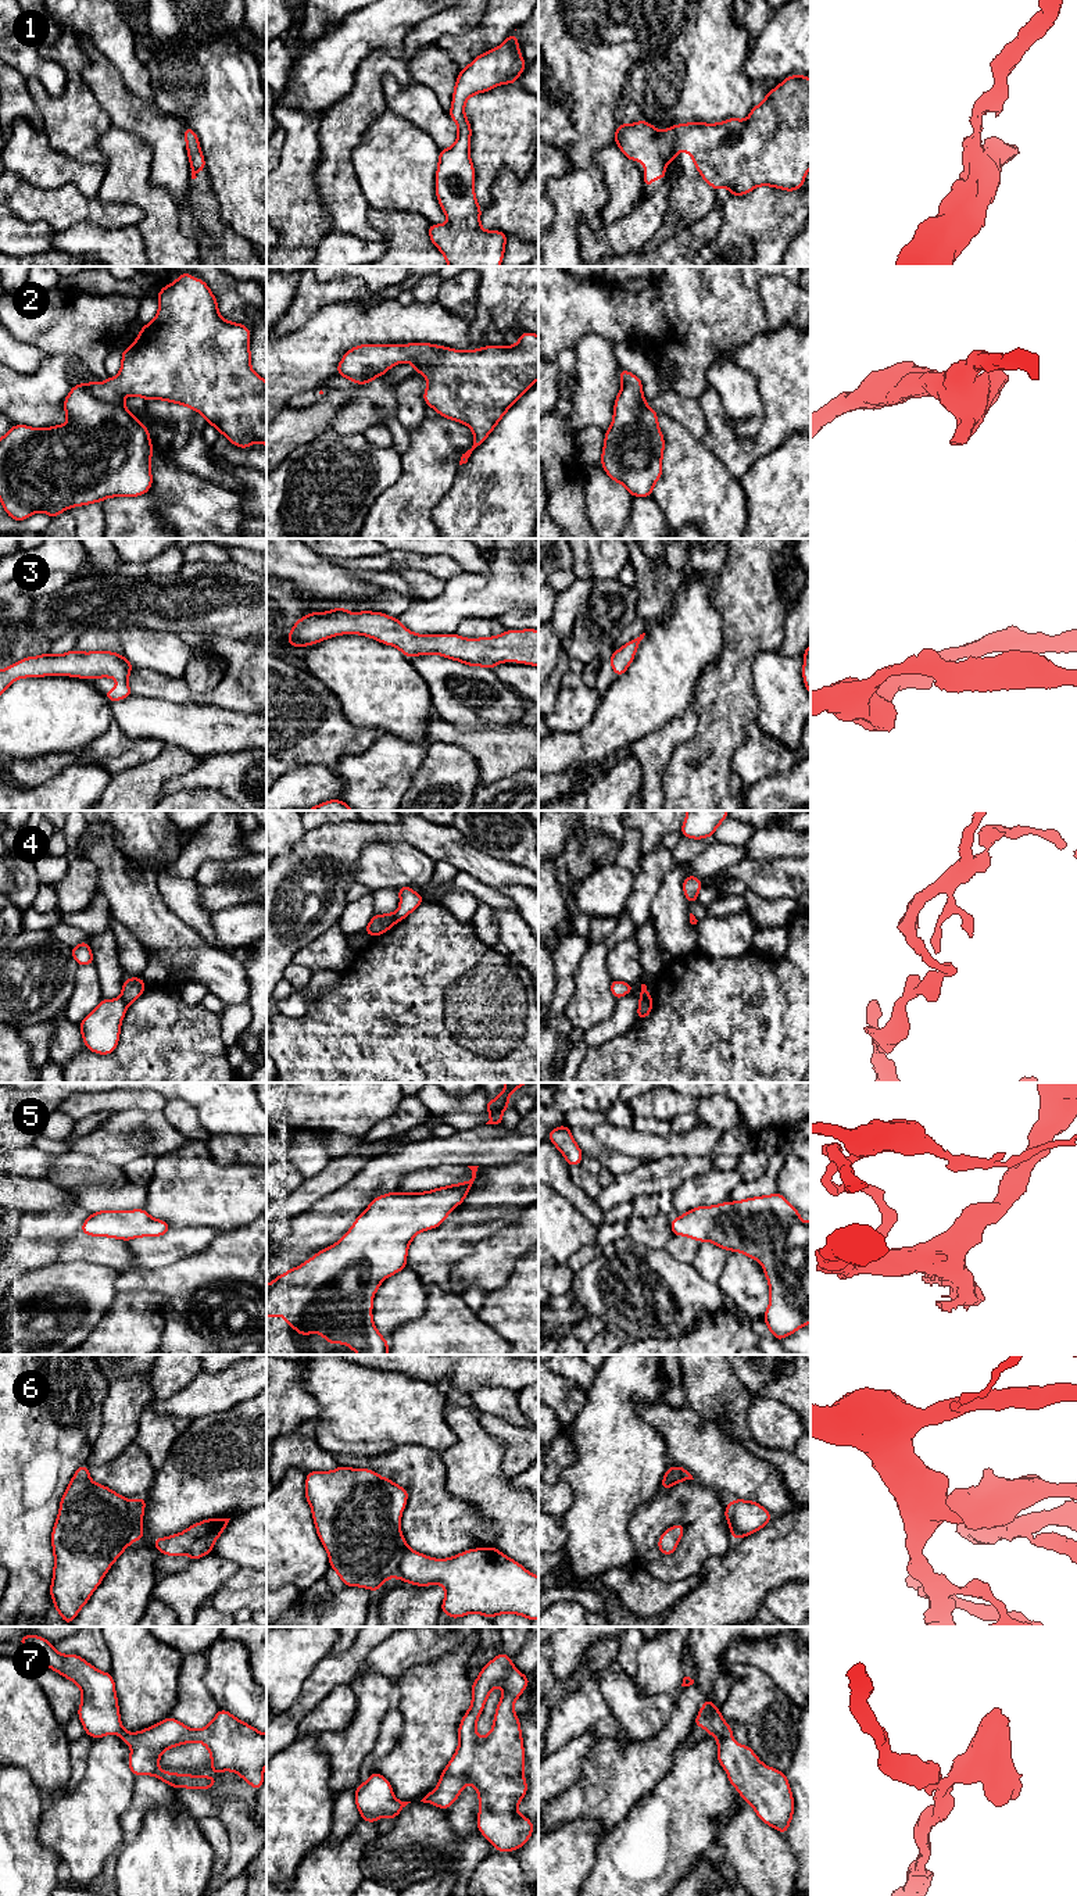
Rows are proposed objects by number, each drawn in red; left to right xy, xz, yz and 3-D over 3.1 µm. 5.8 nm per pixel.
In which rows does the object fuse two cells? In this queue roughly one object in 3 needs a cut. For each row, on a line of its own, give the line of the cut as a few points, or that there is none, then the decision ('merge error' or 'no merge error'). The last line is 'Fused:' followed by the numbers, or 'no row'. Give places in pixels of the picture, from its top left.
1: no cut | no merge error
2: no cut | no merge error
3: no cut | no merge error
4: yz (650, 995), (640, 1000) | merge error
5: no cut | no merge error
6: xy (131, 1502), (131, 1520), (136, 1539) | merge error
7: no cut | no merge error
Fused: 4, 6

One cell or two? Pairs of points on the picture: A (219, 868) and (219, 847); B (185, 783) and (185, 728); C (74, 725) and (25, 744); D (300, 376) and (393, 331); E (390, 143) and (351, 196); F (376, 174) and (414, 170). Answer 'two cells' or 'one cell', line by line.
A: two cells
B: two cells
C: one cell
D: one cell
E: two cells
F: one cell

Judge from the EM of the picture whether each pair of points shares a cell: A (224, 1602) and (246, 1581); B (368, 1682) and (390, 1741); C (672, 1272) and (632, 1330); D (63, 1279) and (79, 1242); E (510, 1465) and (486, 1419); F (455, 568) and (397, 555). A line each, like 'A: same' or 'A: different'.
A: different
B: different
C: same
D: different
E: same
F: same

